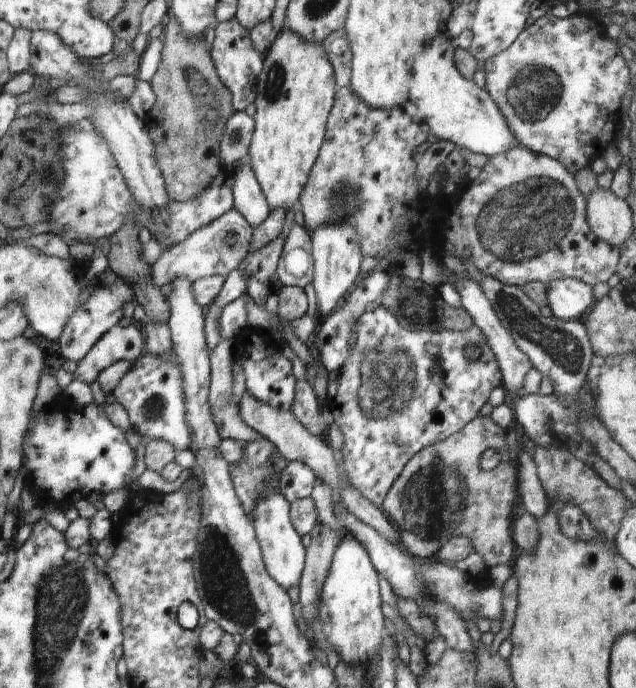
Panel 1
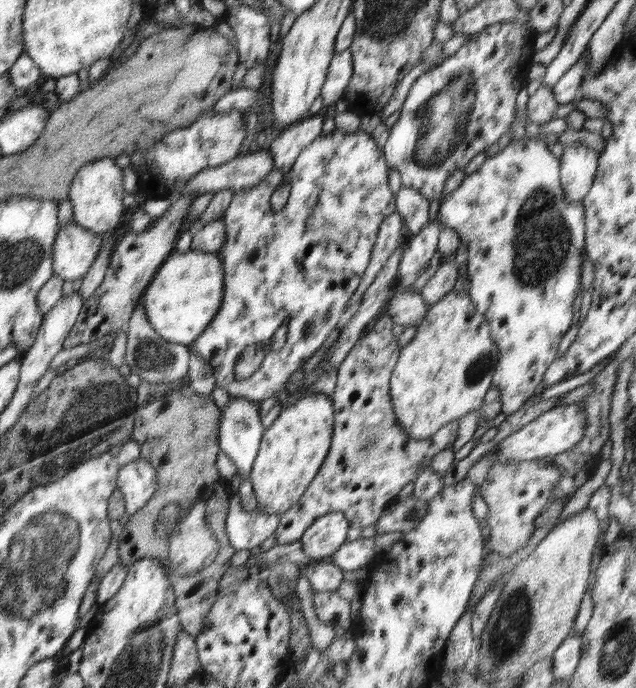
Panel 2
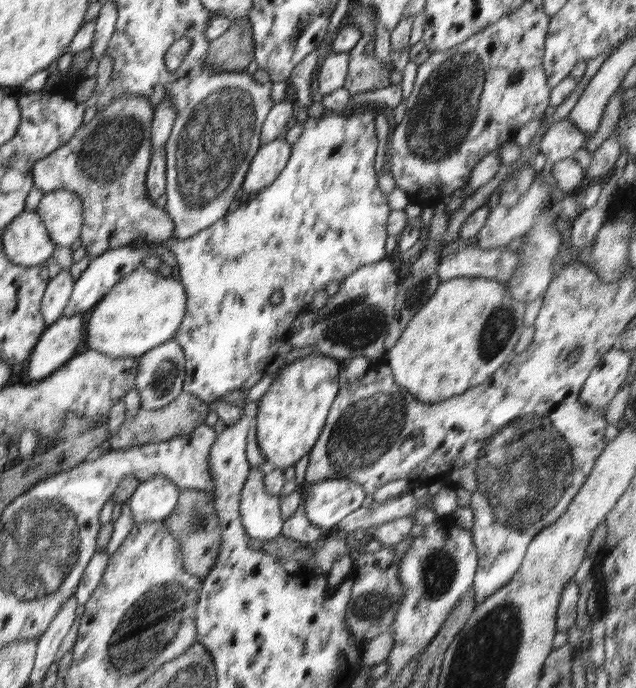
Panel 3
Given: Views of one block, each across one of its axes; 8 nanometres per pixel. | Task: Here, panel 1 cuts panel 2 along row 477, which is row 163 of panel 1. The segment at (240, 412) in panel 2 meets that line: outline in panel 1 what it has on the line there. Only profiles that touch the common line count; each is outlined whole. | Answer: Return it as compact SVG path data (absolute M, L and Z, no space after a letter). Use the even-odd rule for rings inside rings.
M243 161L243 165L234 170L234 175L234 207L255 229L268 218L270 207L264 198L260 184L256 180L250 162Z

